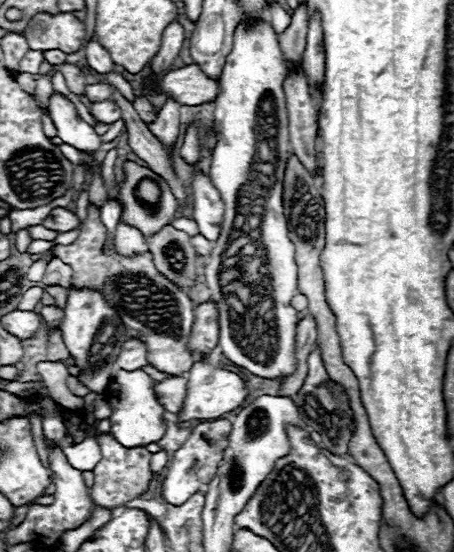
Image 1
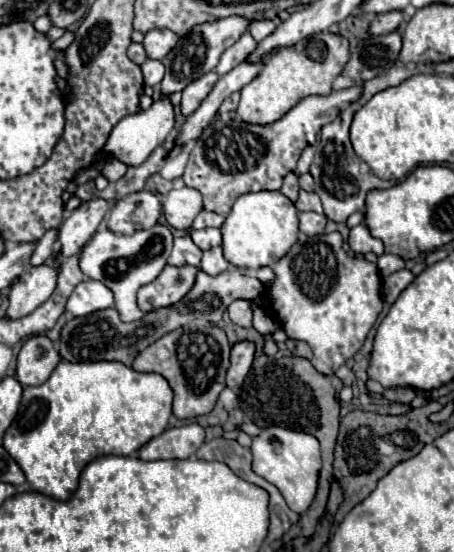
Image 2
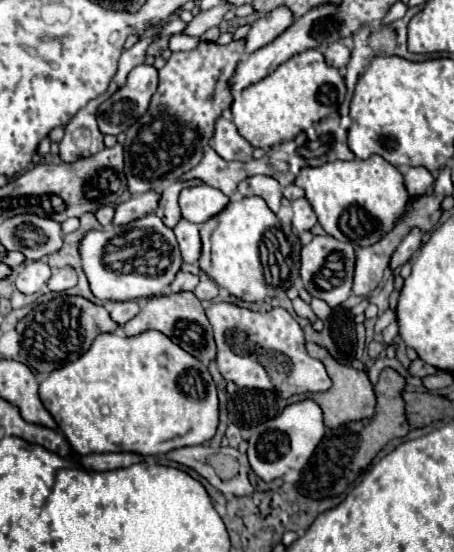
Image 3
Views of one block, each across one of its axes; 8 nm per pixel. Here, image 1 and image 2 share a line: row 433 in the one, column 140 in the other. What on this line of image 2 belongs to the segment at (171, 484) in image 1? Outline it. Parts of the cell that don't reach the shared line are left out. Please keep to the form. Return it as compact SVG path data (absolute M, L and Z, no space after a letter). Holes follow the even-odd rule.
M134 192L110 208L108 228L116 234L134 234L152 228L162 212L162 196L154 192Z

